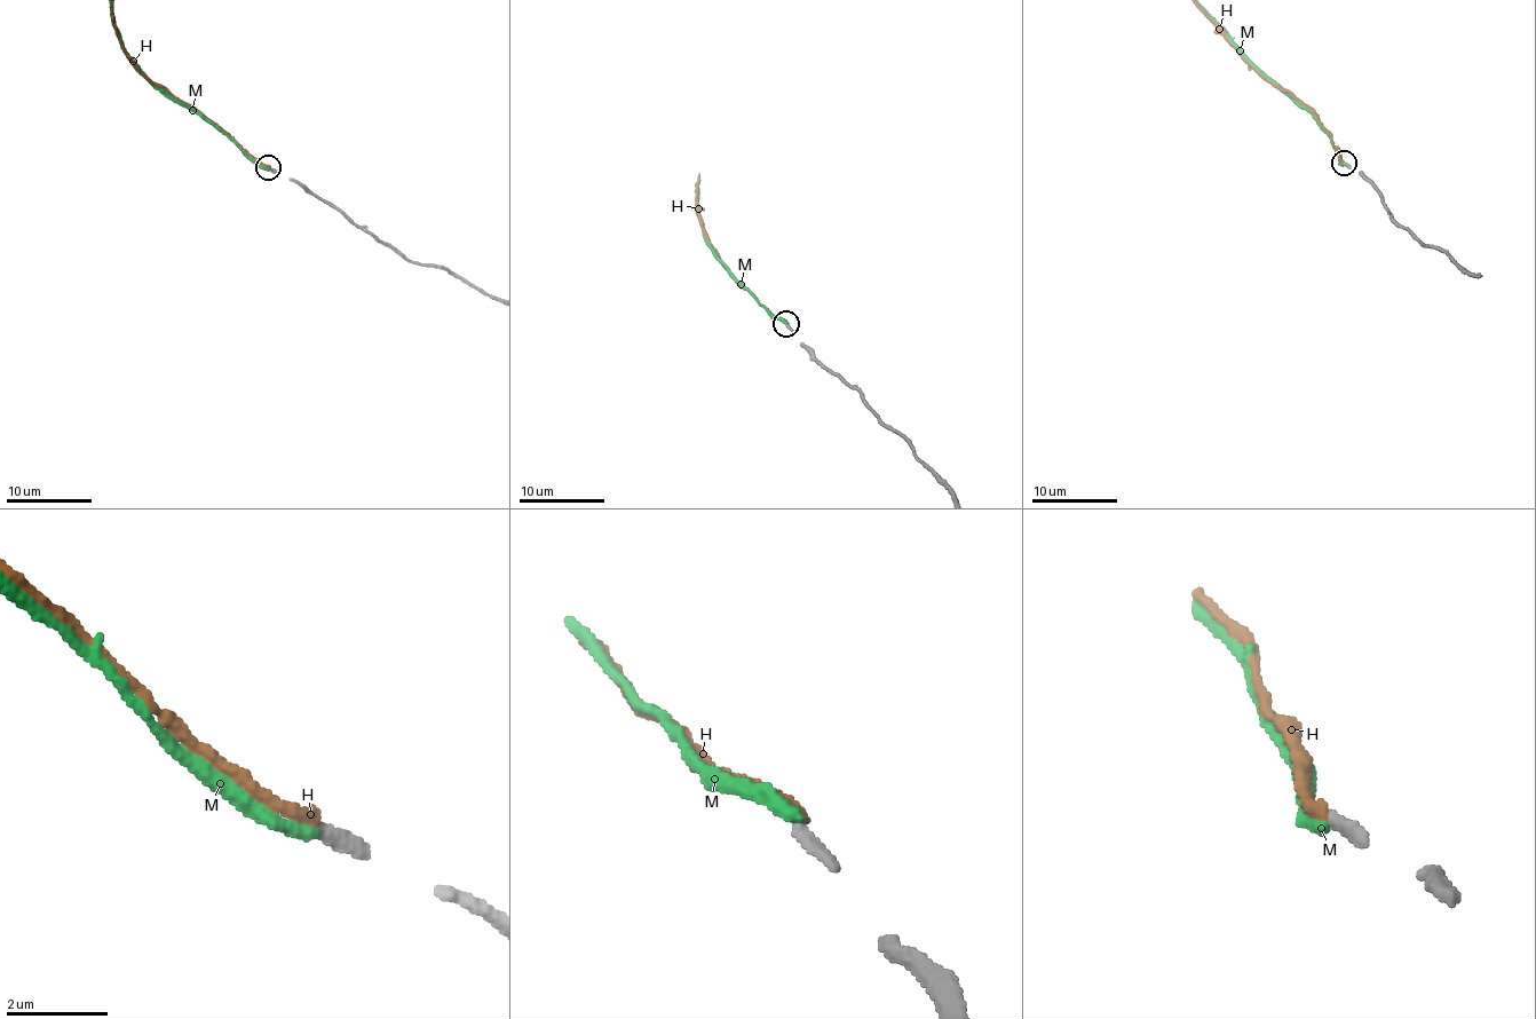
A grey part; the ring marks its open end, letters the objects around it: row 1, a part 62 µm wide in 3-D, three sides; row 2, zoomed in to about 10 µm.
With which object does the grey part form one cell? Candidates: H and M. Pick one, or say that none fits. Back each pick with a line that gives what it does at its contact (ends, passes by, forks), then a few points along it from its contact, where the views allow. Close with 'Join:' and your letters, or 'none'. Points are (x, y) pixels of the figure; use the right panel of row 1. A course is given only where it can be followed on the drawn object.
M: It ends there
Join: M

